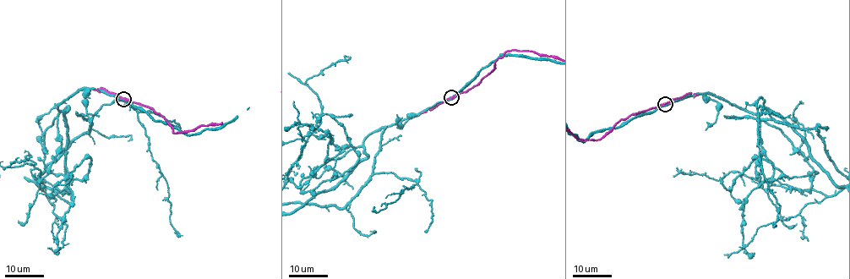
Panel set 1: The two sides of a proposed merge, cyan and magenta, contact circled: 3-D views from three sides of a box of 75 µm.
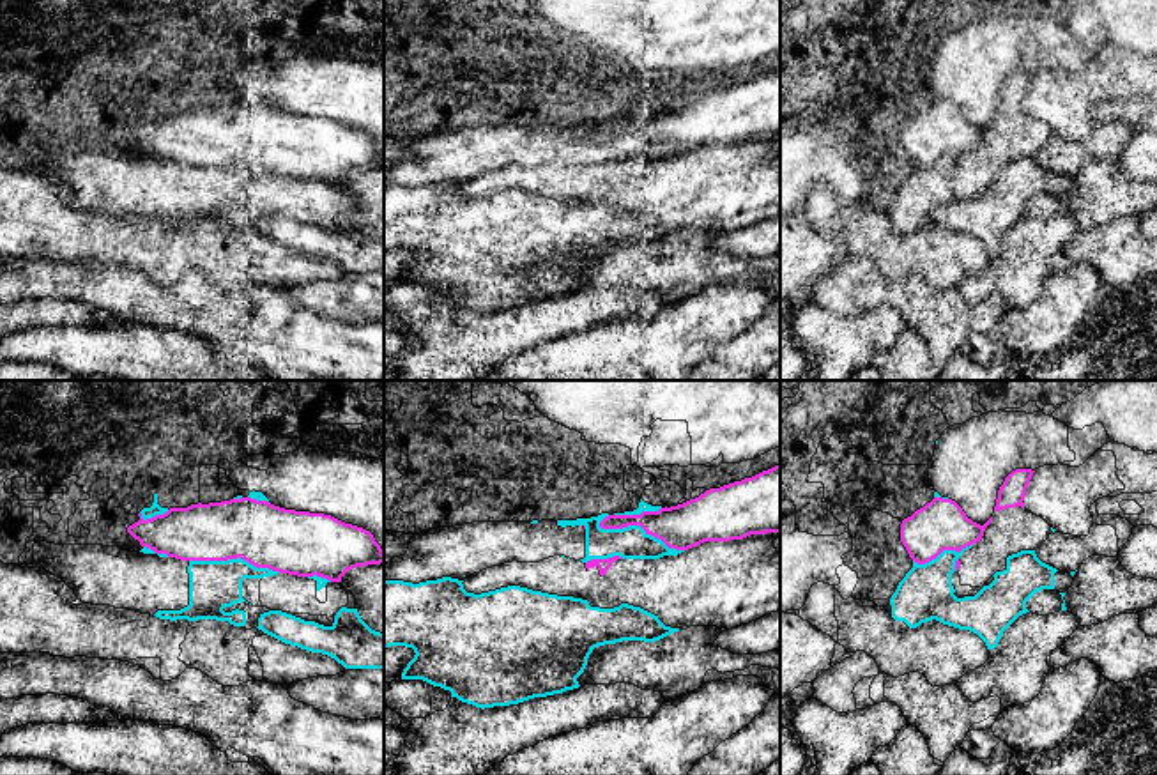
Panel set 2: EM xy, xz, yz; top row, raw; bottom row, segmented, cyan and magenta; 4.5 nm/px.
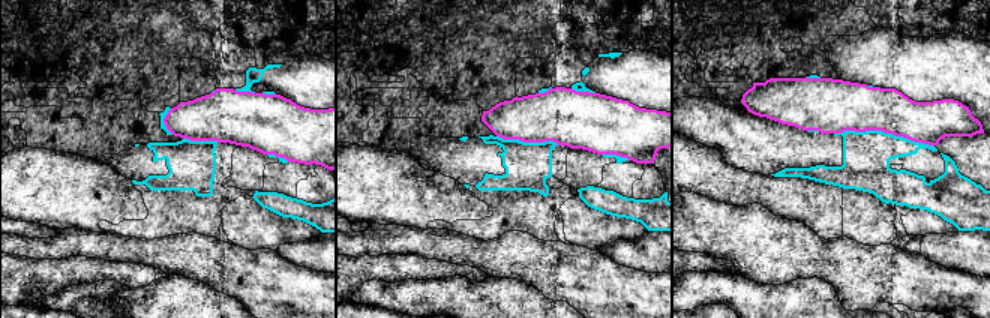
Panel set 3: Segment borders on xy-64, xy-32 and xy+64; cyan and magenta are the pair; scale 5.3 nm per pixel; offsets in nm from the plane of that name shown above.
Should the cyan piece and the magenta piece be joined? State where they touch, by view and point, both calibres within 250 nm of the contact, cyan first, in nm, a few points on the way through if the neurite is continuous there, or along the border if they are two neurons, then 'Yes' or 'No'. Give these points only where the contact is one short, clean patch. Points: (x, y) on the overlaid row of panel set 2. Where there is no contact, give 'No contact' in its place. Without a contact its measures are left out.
Touches cyan at xz (639, 526). Thickness 150 nm (cyan) against 200 nm. No

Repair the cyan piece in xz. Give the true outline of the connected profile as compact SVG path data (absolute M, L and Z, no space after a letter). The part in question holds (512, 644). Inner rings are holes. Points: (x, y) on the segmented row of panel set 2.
M451 577L419 584L384 580L384 648L414 649L402 679L423 679L481 710L578 688L577 678L598 646L623 641L655 642L679 632L628 603L600 609L582 598L520 586L474 595L467 593L462 582Z

